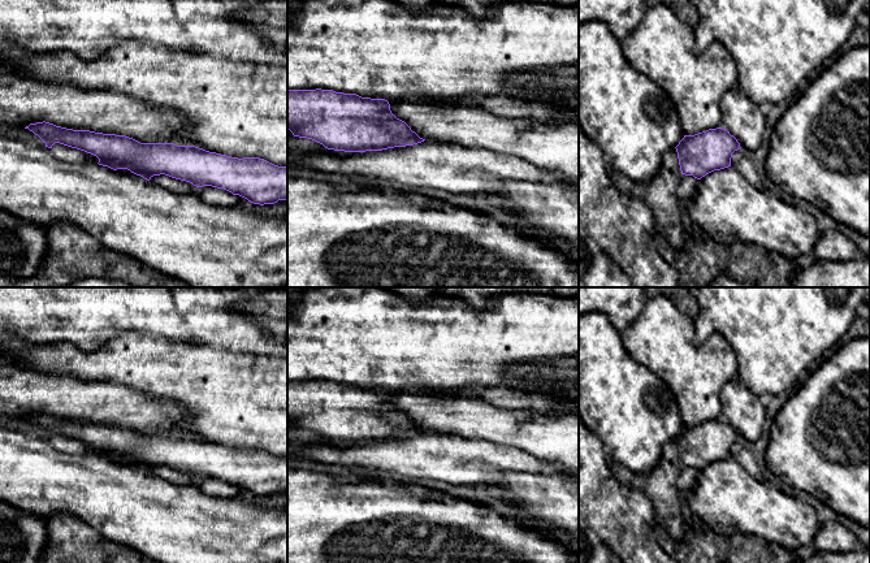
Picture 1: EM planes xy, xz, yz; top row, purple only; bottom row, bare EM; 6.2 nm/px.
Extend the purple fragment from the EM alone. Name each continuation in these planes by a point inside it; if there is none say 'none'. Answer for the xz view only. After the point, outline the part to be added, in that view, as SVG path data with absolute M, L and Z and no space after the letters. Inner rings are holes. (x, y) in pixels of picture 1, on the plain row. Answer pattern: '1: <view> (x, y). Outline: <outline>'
none

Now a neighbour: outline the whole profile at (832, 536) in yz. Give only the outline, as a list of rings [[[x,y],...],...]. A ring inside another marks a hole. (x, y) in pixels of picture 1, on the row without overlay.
[[[837,520],[819,525],[814,542],[817,551],[848,553],[865,549],[854,533]]]

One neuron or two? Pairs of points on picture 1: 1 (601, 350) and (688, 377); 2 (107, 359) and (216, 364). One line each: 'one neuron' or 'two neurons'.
1: two neurons
2: one neuron

